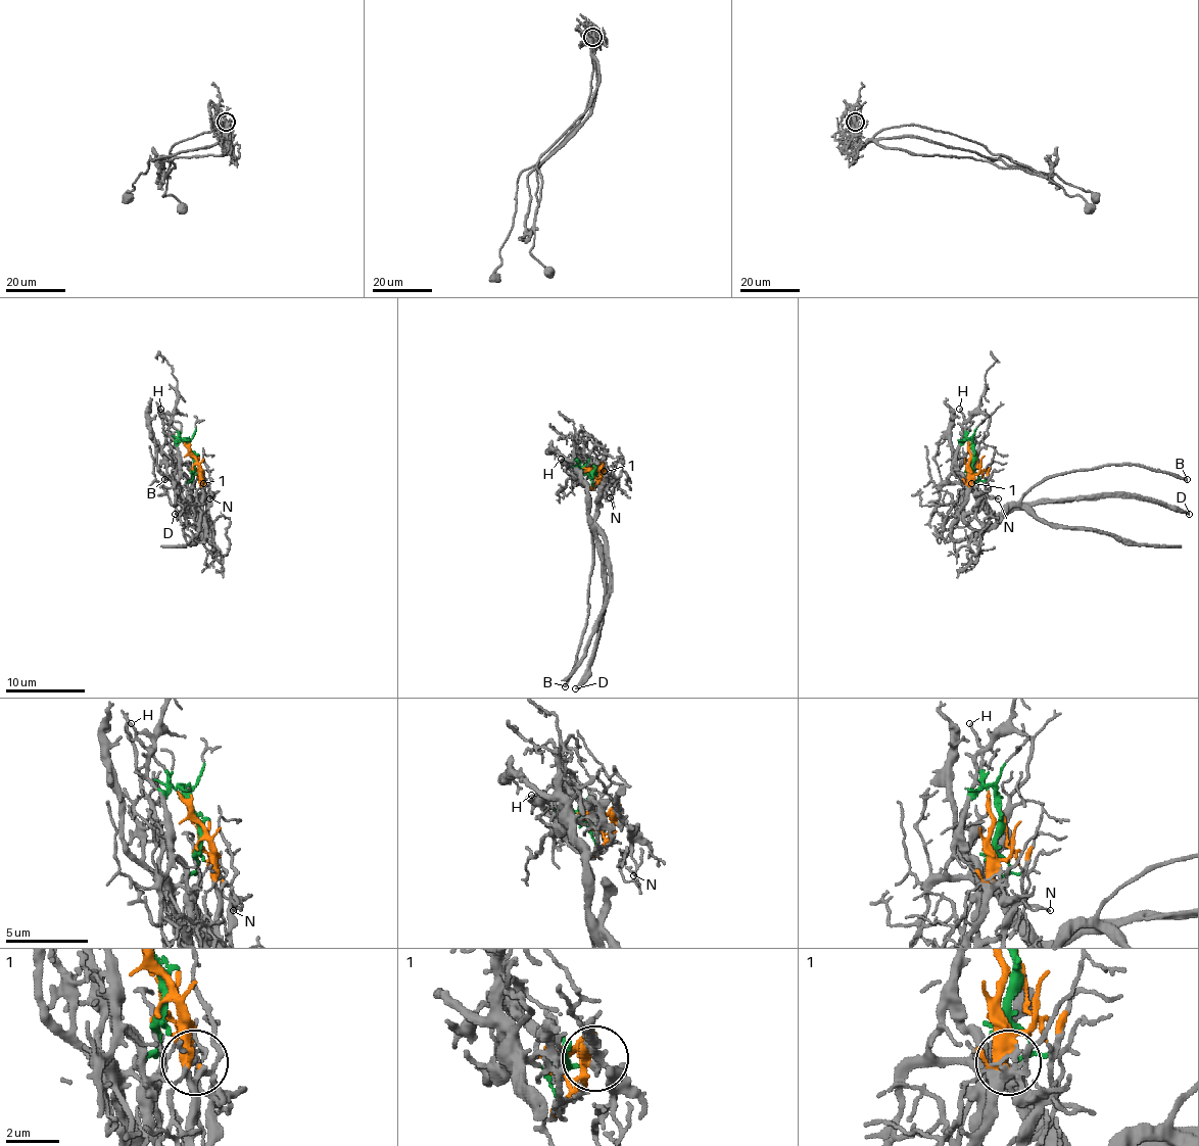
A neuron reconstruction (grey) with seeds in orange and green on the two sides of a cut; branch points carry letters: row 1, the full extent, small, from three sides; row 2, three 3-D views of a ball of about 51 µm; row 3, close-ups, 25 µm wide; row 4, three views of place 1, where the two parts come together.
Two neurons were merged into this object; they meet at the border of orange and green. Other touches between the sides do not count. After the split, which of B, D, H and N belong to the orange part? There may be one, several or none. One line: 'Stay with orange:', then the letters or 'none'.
Stay with orange: B, N

